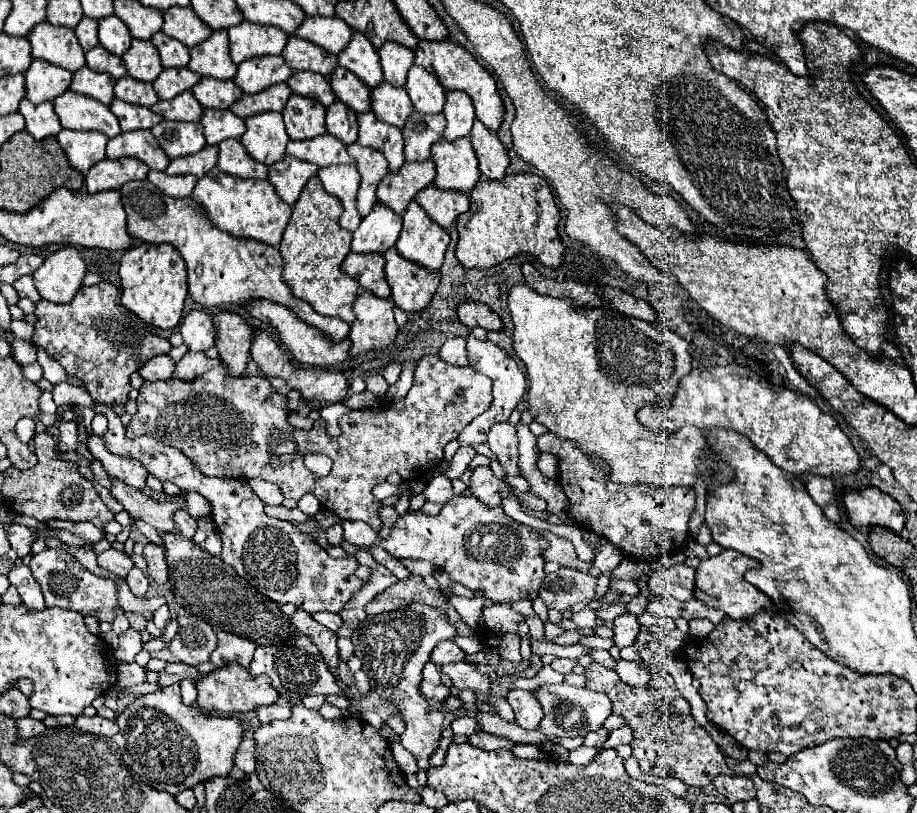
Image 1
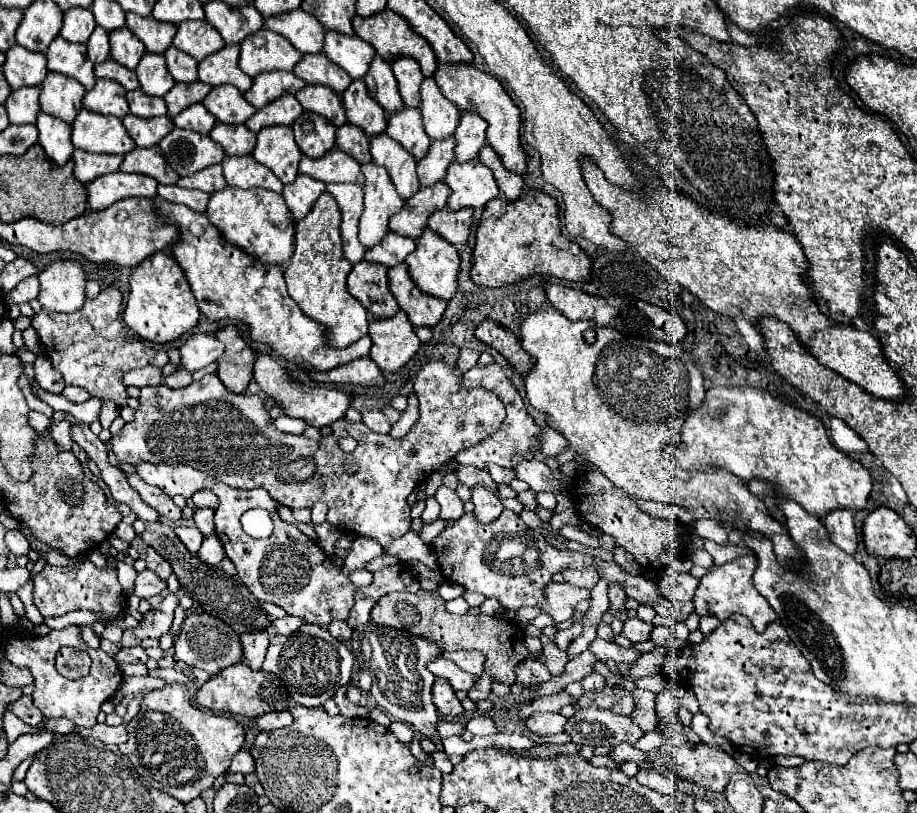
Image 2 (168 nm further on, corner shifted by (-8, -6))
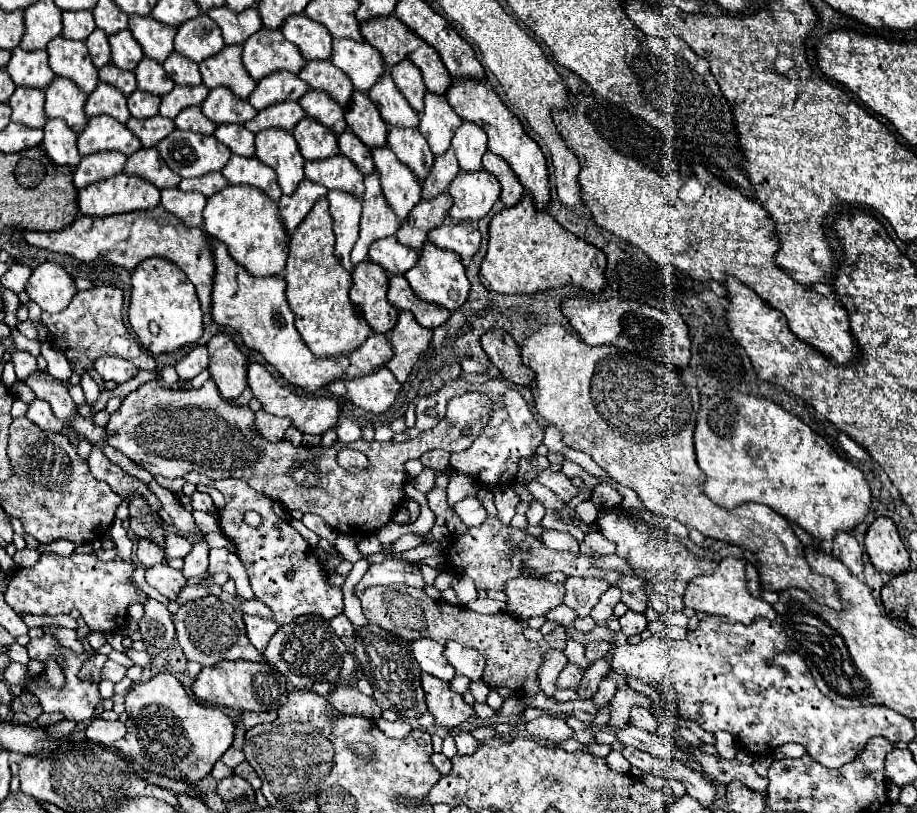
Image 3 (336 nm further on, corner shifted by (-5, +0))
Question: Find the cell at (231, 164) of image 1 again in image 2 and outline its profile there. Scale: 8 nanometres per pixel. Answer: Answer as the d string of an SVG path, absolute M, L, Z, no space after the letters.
M234 156L224 158L222 164L224 178L228 186L236 188L266 188L272 192L282 192L284 184L272 174L272 170L258 164L252 156Z

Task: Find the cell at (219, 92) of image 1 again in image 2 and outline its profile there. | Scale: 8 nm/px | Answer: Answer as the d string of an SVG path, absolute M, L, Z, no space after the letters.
M228 84L212 88L202 104L222 124L244 124L256 112L256 108L244 100L242 92Z

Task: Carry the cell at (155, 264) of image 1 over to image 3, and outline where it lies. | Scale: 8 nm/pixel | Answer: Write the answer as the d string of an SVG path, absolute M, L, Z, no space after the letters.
M147 258L131 272L131 284L133 288L127 318L151 354L173 352L185 344L195 344L201 338L201 306L195 288L183 270L165 258Z

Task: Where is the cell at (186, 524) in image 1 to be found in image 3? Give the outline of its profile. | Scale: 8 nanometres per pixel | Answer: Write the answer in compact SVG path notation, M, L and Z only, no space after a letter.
M167 532L165 540L167 540L165 558L185 558L193 548L193 542L189 538L175 534L175 532Z

